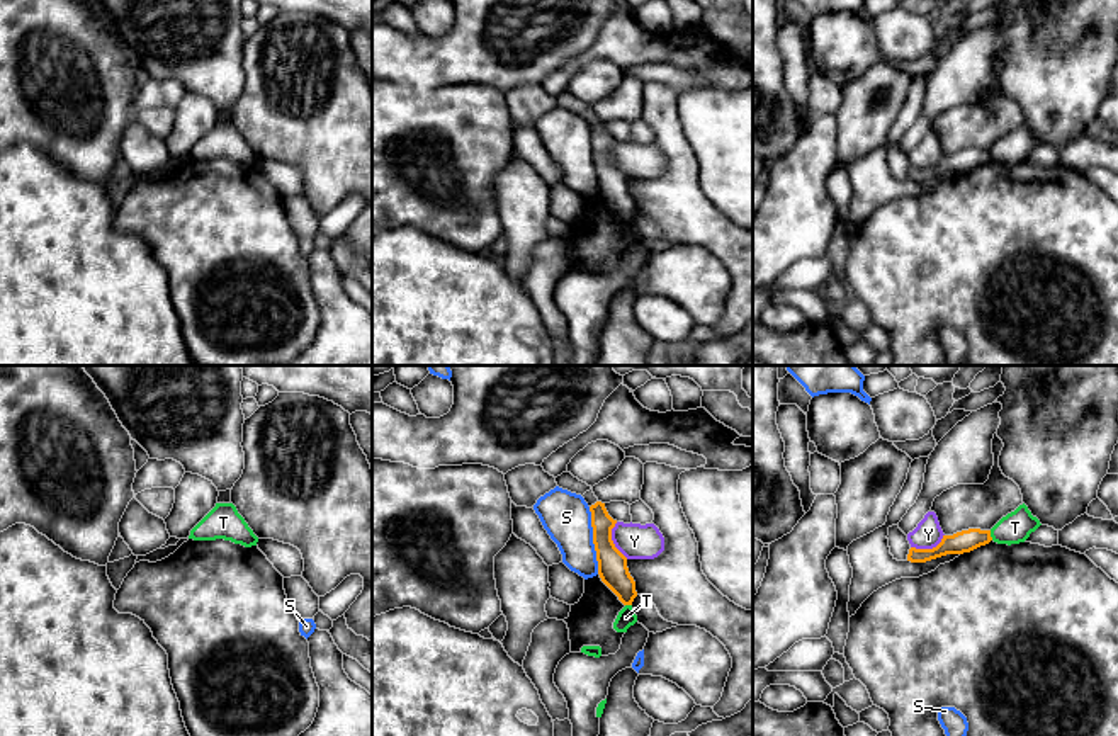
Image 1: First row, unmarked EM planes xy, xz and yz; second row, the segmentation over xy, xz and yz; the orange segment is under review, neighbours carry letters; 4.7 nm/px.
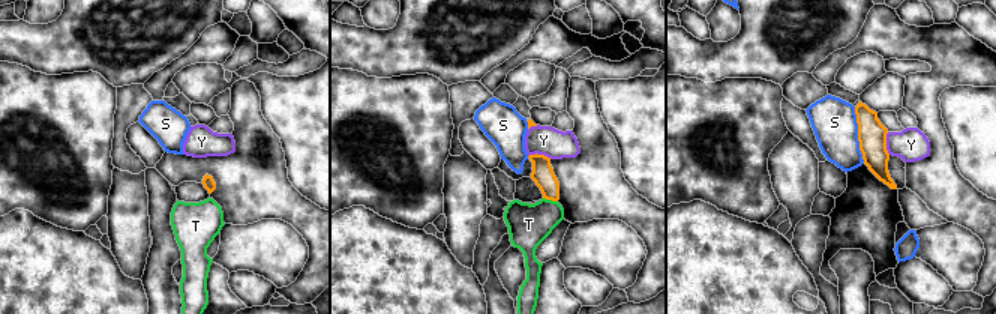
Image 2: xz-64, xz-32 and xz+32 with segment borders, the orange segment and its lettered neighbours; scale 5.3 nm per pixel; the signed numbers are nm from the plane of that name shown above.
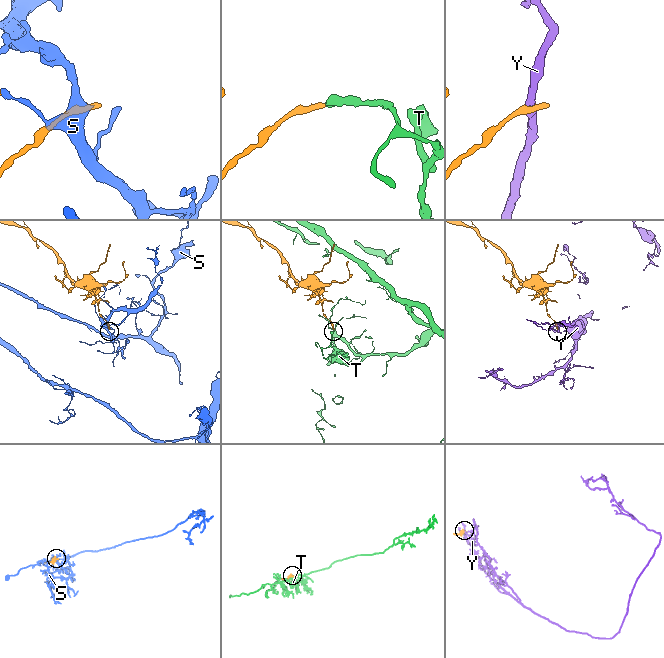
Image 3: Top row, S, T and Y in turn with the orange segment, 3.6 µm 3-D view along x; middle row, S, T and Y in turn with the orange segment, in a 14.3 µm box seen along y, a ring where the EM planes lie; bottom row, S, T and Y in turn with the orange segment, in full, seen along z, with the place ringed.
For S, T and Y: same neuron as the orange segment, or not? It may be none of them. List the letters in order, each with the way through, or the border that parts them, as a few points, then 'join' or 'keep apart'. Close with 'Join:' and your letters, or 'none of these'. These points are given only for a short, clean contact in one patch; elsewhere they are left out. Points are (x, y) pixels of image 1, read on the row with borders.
S: keep apart
T: border along yz (989, 531), (993, 539); keep apart
Y: border along xz (615, 522), (612, 543), (627, 558); keep apart
Join: none of these

